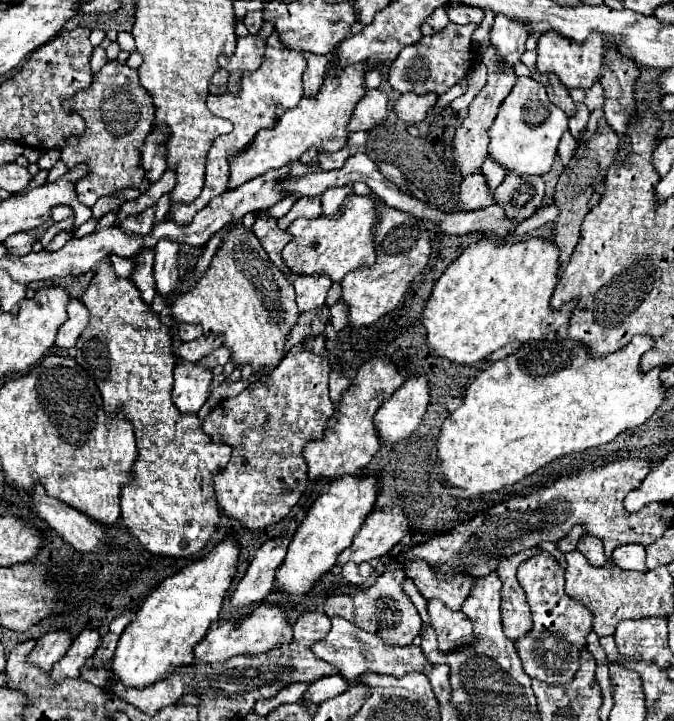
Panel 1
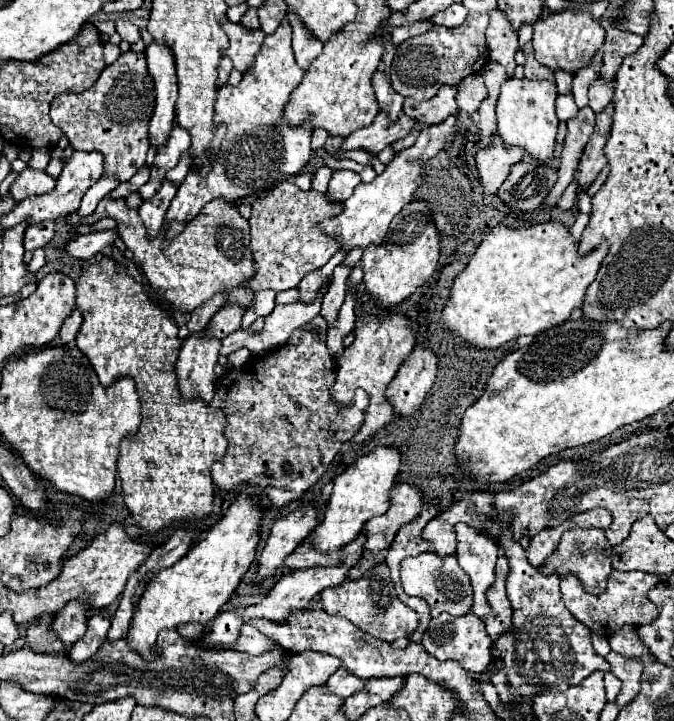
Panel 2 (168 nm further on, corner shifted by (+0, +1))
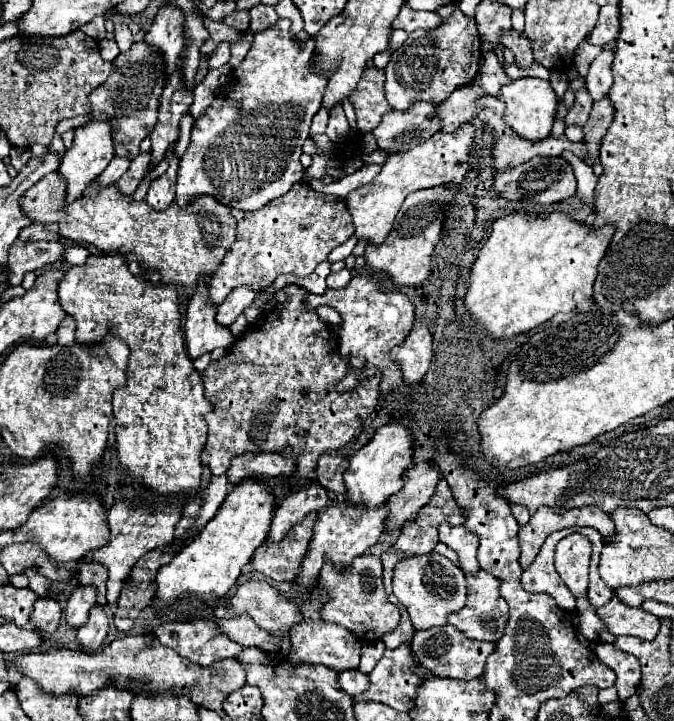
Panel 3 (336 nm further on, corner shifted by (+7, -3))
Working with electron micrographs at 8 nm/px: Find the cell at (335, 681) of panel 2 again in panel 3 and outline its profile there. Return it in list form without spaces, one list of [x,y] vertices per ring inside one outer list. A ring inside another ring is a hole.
[[[344,670],[344,672],[340,672],[338,682],[344,692],[356,696],[356,694],[362,694],[364,690],[368,690],[370,678],[366,674],[362,674],[360,670]]]

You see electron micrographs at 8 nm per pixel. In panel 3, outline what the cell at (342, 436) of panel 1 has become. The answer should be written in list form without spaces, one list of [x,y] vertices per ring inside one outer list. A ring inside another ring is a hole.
[[[360,274],[354,276],[342,290],[326,290],[324,296],[308,294],[306,306],[316,308],[316,304],[328,304],[336,308],[343,320],[338,351],[350,358],[350,372],[338,384],[338,390],[352,390],[362,378],[374,376],[378,370],[382,372],[380,392],[384,396],[402,384],[402,368],[390,358],[390,350],[404,342],[414,324],[414,306],[402,290],[384,288],[378,278]]]

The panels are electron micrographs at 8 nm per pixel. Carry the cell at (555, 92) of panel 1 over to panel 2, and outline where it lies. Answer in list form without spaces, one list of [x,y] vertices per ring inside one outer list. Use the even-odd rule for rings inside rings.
[[[525,62],[525,76],[527,78],[545,78],[545,80],[551,80],[555,82],[555,76],[553,76],[553,70],[549,70],[547,66],[539,64],[539,62]]]

